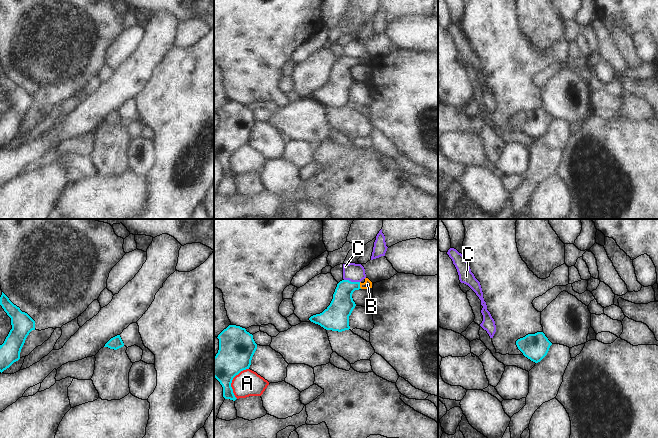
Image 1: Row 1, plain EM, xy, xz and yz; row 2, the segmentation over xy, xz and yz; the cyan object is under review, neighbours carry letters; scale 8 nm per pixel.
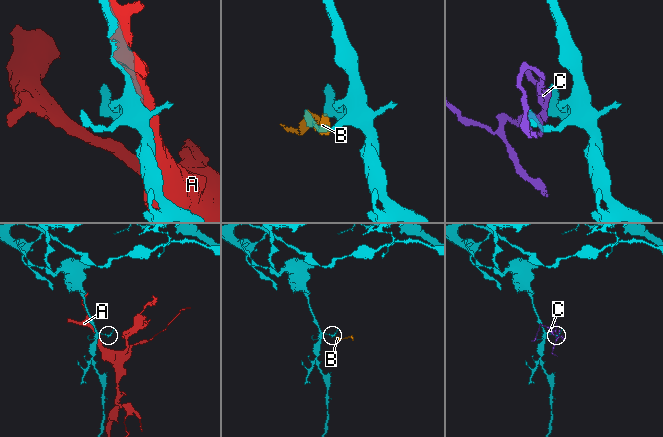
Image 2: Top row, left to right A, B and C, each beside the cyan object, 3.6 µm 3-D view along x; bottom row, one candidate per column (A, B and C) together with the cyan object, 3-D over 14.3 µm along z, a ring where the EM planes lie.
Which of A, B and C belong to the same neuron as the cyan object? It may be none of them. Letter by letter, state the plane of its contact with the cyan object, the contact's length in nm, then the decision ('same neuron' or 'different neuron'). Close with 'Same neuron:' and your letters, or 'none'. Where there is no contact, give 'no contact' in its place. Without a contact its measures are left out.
A: xz | 260 nm | different neuron
B: xz | 60 nm | same neuron
C: xz | 130 nm | different neuron
Same neuron: B

